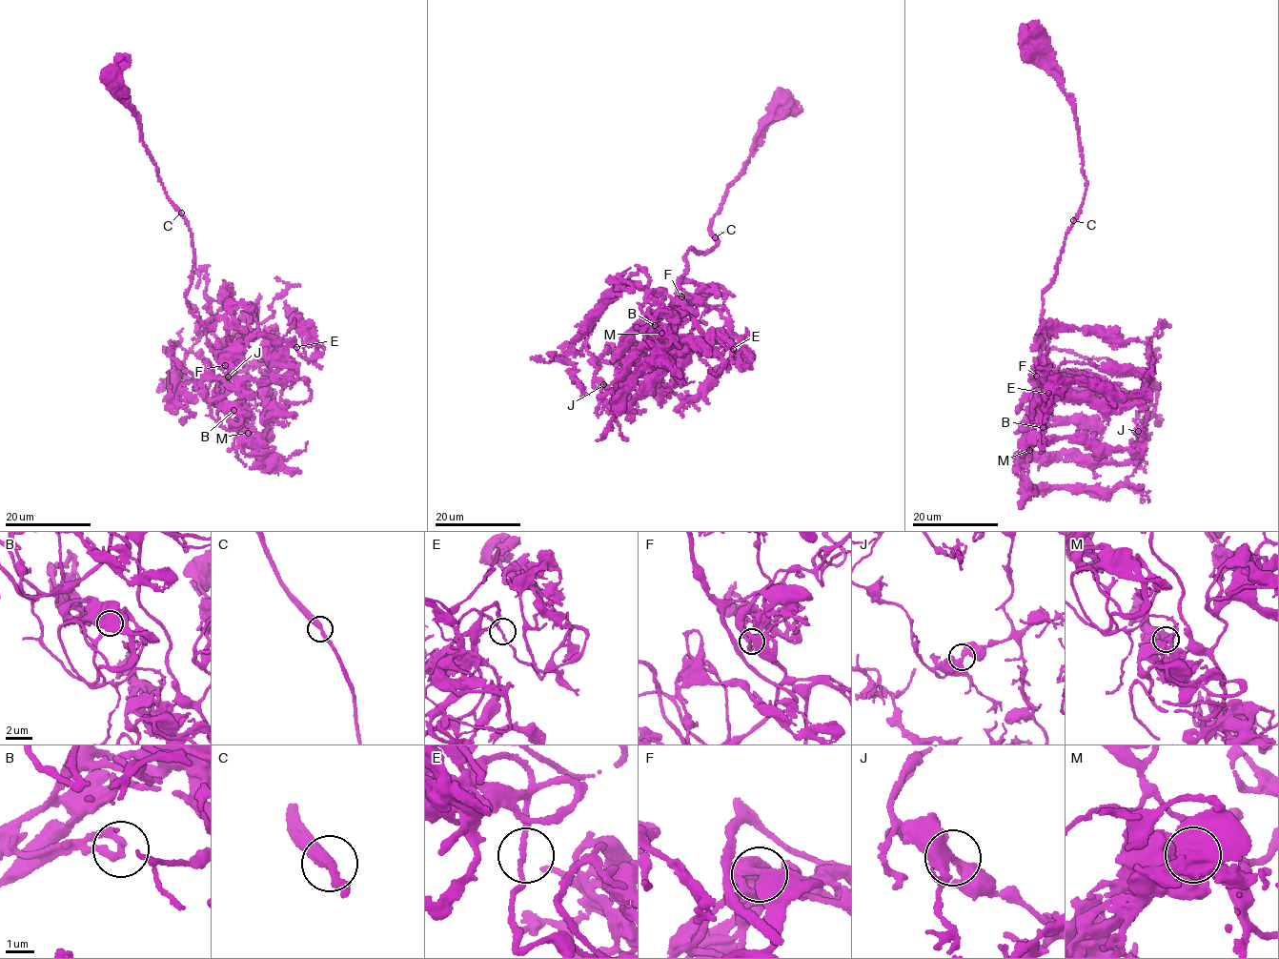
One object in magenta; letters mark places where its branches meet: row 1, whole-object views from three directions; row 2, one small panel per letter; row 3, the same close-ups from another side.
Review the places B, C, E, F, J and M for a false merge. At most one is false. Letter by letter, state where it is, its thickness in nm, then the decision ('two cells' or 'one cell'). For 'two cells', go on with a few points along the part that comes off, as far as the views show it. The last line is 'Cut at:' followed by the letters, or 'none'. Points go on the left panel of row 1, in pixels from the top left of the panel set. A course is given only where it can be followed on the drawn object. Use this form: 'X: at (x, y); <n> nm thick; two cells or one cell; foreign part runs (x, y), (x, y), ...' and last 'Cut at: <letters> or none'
B: at (233, 410); 360 nm thick; one cell
C: at (181, 213); 320 nm thick; one cell
E: at (296, 347); 130 nm thick; one cell
F: at (225, 365); 460 nm thick; one cell
J: at (228, 377); 440 nm thick; one cell
M: at (248, 433); 320 nm thick; one cell
Cut at: none

